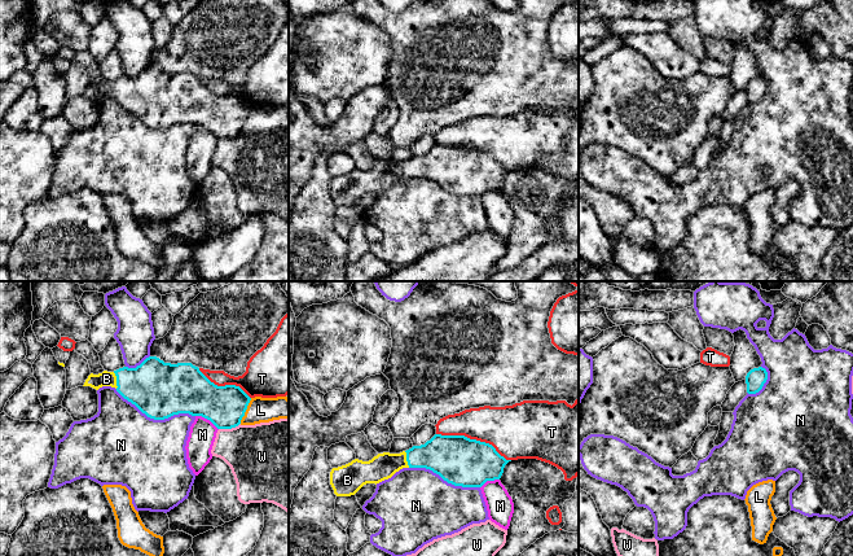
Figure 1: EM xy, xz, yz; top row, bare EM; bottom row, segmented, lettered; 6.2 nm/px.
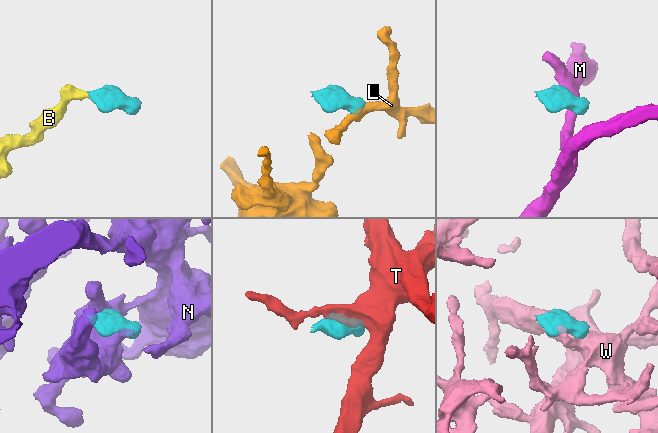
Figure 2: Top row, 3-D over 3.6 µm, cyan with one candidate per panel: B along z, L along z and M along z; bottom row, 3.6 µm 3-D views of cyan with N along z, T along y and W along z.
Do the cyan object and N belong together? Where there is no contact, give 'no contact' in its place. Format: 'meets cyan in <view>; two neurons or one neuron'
meets cyan in xy; two neurons

